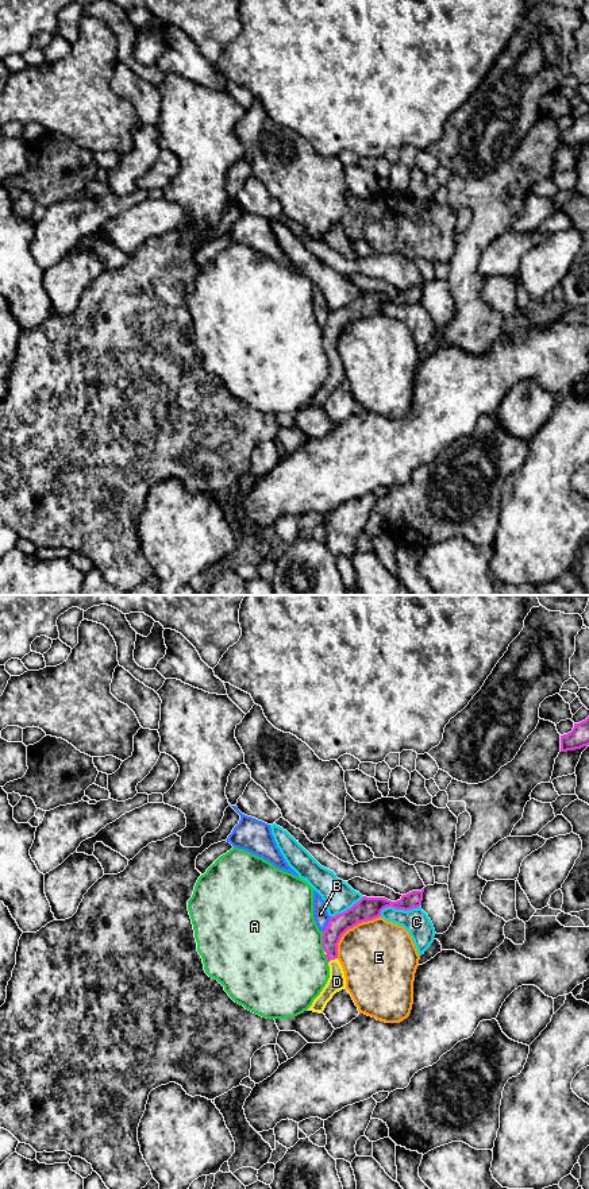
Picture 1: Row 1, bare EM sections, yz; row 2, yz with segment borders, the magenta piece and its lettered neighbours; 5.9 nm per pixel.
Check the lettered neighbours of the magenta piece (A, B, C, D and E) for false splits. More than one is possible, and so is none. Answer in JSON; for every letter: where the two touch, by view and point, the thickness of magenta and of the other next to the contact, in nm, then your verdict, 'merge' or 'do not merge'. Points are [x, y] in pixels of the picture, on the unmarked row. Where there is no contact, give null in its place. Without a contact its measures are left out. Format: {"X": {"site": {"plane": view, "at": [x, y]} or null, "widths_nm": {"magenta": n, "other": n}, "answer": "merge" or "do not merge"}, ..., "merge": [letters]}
{"A": {"site": {"plane": "yz", "at": [323, 336]}, "widths_nm": {"magenta": 120, "other": 480}, "answer": "do not merge"}, "B": {"site": {"plane": "yz", "at": [327, 320]}, "widths_nm": {"magenta": 130, "other": 90}, "answer": "do not merge"}, "C": {"site": {"plane": "yz", "at": [397, 304]}, "widths_nm": {"magenta": 140, "other": 160}, "answer": "do not merge"}, "D": {"site": {"plane": "yz", "at": [333, 354]}, "widths_nm": {"magenta": 120, "other": 110}, "answer": "merge"}, "E": {"site": {"plane": "yz", "at": [350, 323]}, "widths_nm": {"magenta": 140, "other": 440}, "answer": "do not merge"}, "merge": ["D"]}

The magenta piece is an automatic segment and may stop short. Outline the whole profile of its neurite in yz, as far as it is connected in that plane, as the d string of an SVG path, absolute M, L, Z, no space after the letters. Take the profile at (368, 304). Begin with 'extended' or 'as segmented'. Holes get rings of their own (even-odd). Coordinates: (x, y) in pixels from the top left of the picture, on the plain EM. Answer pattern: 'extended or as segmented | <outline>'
extended | M424 283L421 286L412 286L403 290L397 297L390 297L385 293L363 292L347 306L330 313L328 320L323 327L323 344L330 362L330 374L308 406L323 409L332 391L346 383L344 367L338 355L338 339L342 331L358 319L373 316L381 312L381 306L386 302L404 306L420 302L423 287Z

